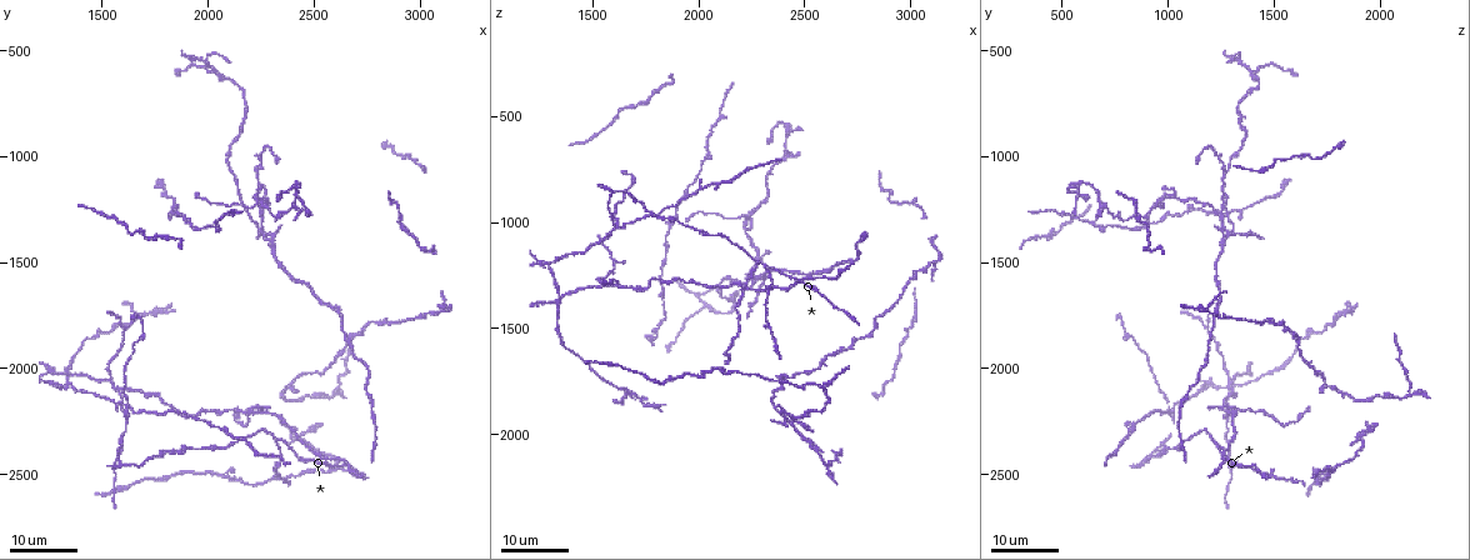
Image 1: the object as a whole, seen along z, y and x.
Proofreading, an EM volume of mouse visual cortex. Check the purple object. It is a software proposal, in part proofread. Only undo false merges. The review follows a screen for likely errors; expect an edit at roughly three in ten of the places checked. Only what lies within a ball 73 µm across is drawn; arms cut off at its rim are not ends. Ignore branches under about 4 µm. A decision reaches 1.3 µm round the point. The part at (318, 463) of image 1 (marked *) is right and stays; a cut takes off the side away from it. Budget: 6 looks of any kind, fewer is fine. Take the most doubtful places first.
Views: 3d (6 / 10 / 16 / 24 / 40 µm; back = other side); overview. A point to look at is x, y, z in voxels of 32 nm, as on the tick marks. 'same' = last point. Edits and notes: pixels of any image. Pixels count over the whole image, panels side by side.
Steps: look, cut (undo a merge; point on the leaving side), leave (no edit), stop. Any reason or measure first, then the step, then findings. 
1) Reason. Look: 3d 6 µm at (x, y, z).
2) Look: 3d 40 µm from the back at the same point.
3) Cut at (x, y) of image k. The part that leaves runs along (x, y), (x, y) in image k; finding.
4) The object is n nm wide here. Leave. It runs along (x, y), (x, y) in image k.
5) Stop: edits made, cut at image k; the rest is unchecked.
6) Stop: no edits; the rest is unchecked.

Four or more arms meet. Look: 3d 16 µm at (2210, 2200, 1310).

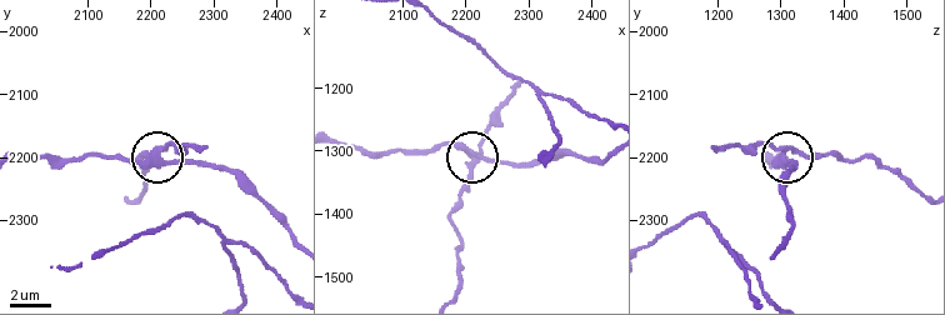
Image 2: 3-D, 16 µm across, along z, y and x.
Look: 3d 6 µm at (2210, 2190, 1300).

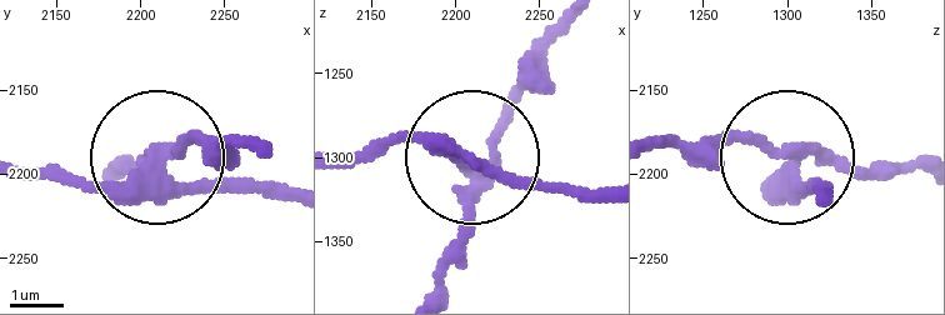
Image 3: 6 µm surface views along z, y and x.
The object is 280 nm wide here. Cut at (459, 248) of image 3. The part that leaves runs along (475, 175), (444, 291) in image 3; two neurons meet here.

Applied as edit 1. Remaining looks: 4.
Look: overview.

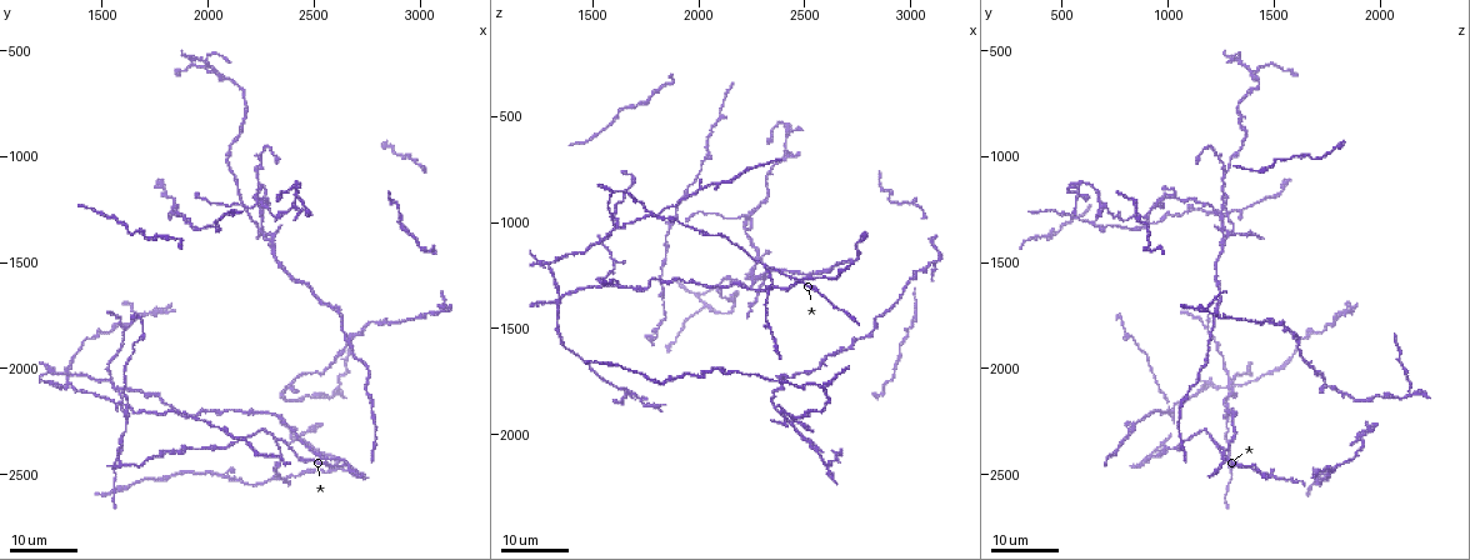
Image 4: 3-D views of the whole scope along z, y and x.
Look: 3d 16 µm at (2310, 2340, 1210).

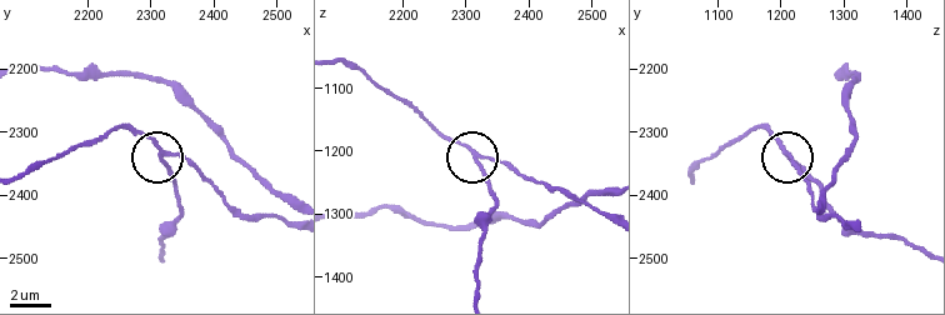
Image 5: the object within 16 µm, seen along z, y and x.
Look: 3d 10 µm at (2325, 2345, 1215).

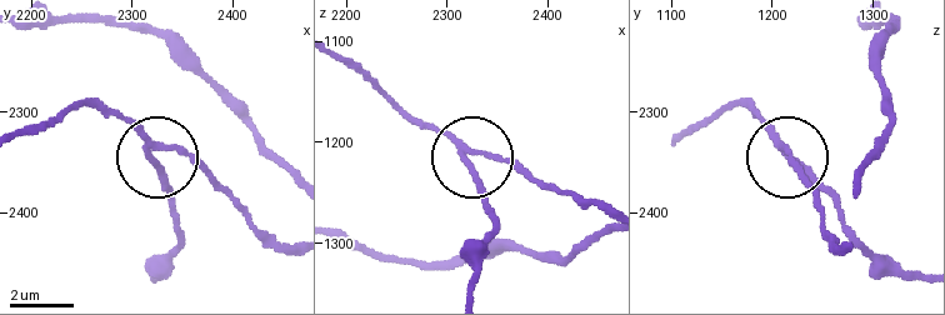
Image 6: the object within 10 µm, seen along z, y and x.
The side arm is 38 µm long. Cut at (163, 174) of image 6. The part that leaves runs along (463, 146), (493, 226), (471, 291) in image 6; two neurons meet here.

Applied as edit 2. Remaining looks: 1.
Stop: edits made, cut at image 3, cut at image 6; the rest is unchecked.

